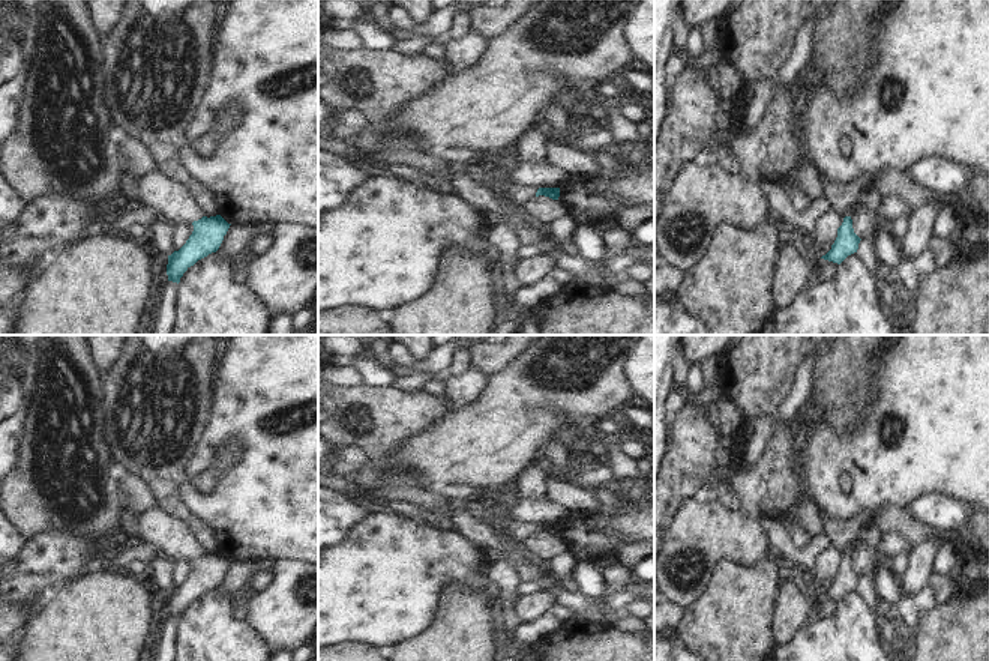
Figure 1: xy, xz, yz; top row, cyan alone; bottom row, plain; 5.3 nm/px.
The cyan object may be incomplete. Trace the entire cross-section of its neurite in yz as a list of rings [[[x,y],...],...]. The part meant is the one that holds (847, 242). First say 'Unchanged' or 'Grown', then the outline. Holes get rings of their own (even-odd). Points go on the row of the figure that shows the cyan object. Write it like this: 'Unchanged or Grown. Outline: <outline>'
Grown. Outline: [[[875,185],[863,188],[858,194],[858,203],[845,215],[842,225],[837,228],[837,237],[831,249],[821,258],[840,264],[848,255],[857,252],[861,239],[854,233],[851,213],[858,206],[876,209],[881,198]]]

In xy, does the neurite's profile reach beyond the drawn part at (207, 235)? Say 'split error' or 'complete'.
split error

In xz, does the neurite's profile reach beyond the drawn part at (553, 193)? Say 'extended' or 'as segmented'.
extended

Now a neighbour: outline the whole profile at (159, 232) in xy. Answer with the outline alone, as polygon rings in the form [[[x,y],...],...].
[[[158,218],[147,227],[147,239],[155,243],[155,248],[161,255],[168,257],[174,252],[173,234],[174,224]]]

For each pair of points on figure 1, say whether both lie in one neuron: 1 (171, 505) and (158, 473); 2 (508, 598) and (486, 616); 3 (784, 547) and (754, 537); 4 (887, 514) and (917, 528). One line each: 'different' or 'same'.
1: same
2: different
3: different
4: same

